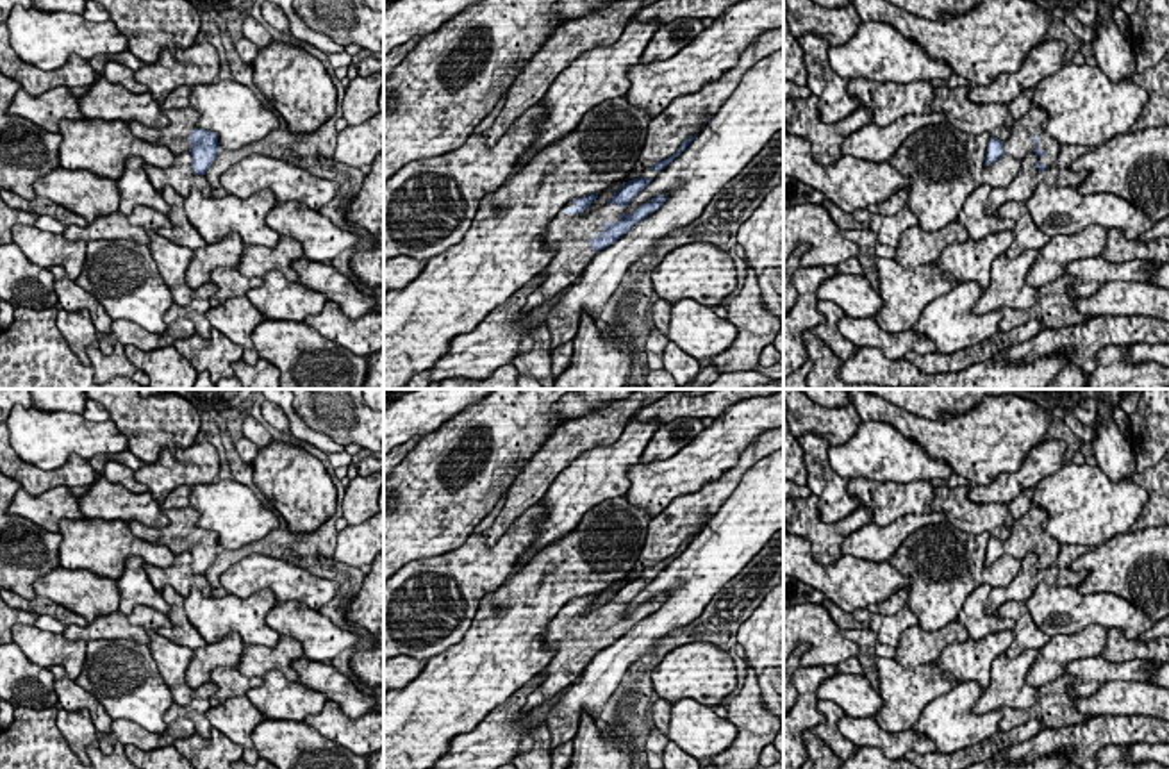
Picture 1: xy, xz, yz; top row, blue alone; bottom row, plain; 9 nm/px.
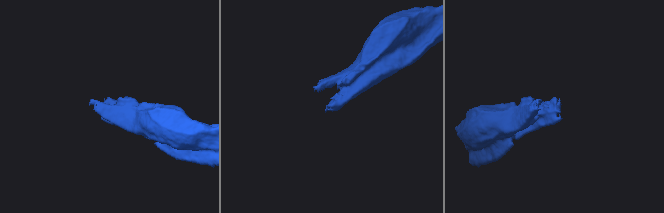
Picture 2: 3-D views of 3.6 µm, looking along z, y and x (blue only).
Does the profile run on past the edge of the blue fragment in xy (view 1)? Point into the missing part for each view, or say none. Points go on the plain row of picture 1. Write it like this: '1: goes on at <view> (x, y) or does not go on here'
1: goes on at xy (182, 521)

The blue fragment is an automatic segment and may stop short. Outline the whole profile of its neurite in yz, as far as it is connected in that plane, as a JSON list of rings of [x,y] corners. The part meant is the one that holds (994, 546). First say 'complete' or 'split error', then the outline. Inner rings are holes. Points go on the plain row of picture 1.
split error; [[[1032,505],[1024,516],[1014,521],[1014,532],[1007,541],[999,541],[994,537],[989,539],[985,566],[994,564],[1003,555],[1023,558],[1032,551],[1039,557],[1035,564],[1039,571],[1053,566],[1062,544],[1044,532],[1042,523],[1046,519],[1046,510]]]

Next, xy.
split error; [[[191,505],[182,509],[168,509],[162,512],[170,521],[164,528],[150,528],[139,521],[130,521],[127,525],[137,539],[168,546],[175,555],[189,551],[193,557],[191,569],[203,576],[221,550],[218,544],[218,535],[196,526],[200,512]]]

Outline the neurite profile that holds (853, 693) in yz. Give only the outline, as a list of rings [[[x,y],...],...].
[[[844,674],[825,680],[817,689],[817,699],[837,703],[844,715],[850,717],[875,717],[883,701],[864,674]]]

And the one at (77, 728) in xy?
[[[59,708],[57,712],[57,728],[66,739],[70,749],[75,757],[89,765],[91,760],[87,757],[87,746],[98,746],[96,740],[96,728],[91,721],[91,714],[87,710],[64,710]]]

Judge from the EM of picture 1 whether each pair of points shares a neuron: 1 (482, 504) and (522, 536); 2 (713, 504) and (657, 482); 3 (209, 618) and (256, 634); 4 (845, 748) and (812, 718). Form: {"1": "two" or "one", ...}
{"1": "two", "2": "two", "3": "one", "4": "two"}

